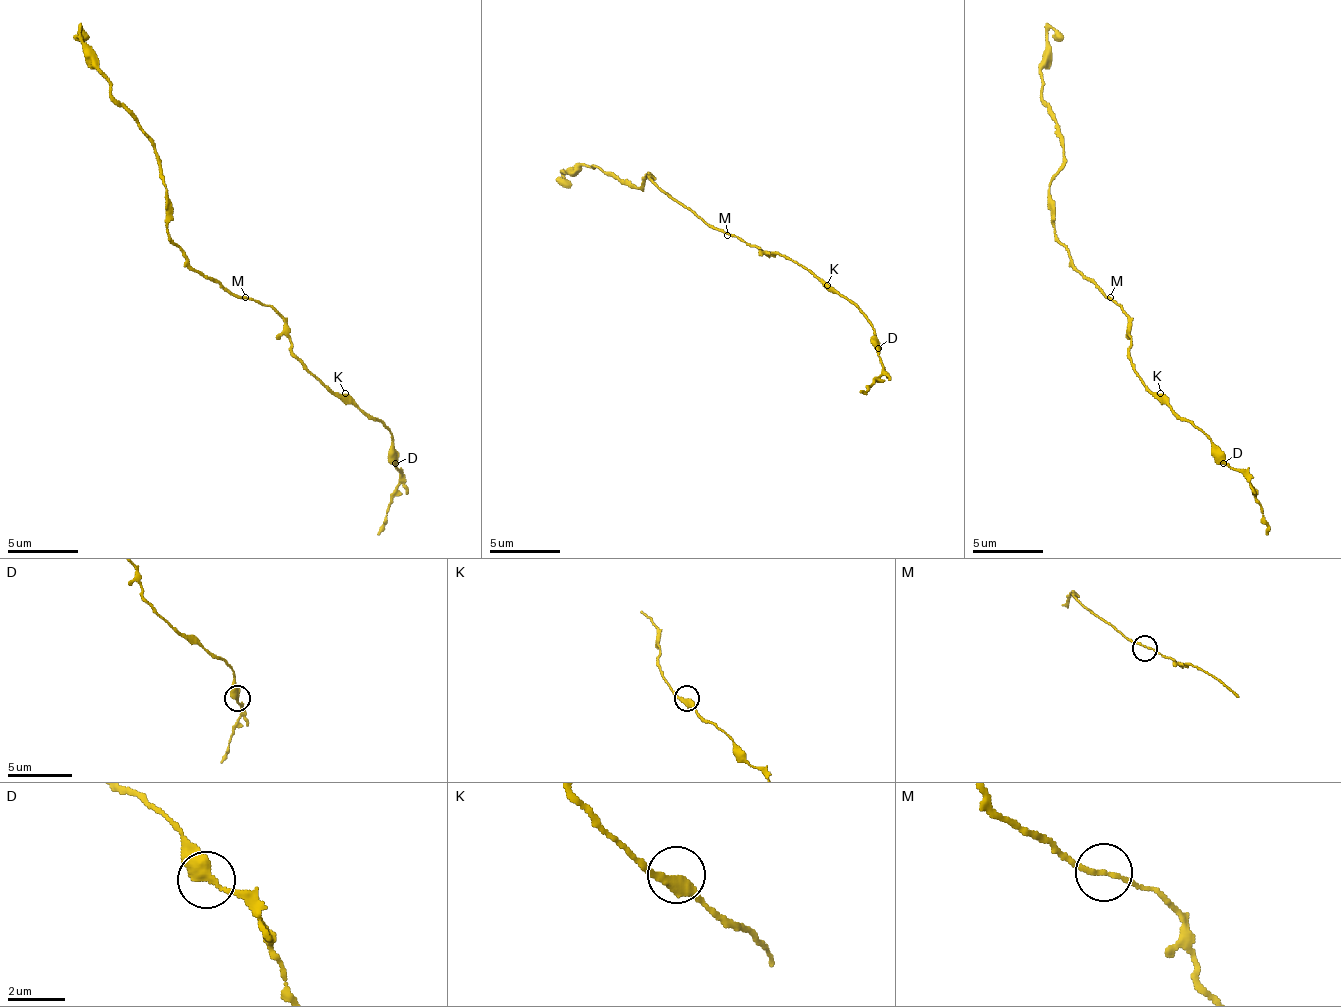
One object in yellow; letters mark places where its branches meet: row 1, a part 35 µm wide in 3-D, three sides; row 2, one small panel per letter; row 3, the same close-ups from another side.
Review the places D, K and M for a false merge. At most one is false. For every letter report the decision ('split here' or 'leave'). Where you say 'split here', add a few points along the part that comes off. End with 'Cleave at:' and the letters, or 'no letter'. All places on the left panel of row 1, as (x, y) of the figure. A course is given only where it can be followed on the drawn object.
D: split here | (394, 464), (398, 475), (387, 525), (377, 535)
K: leave
M: leave
Cleave at: D

